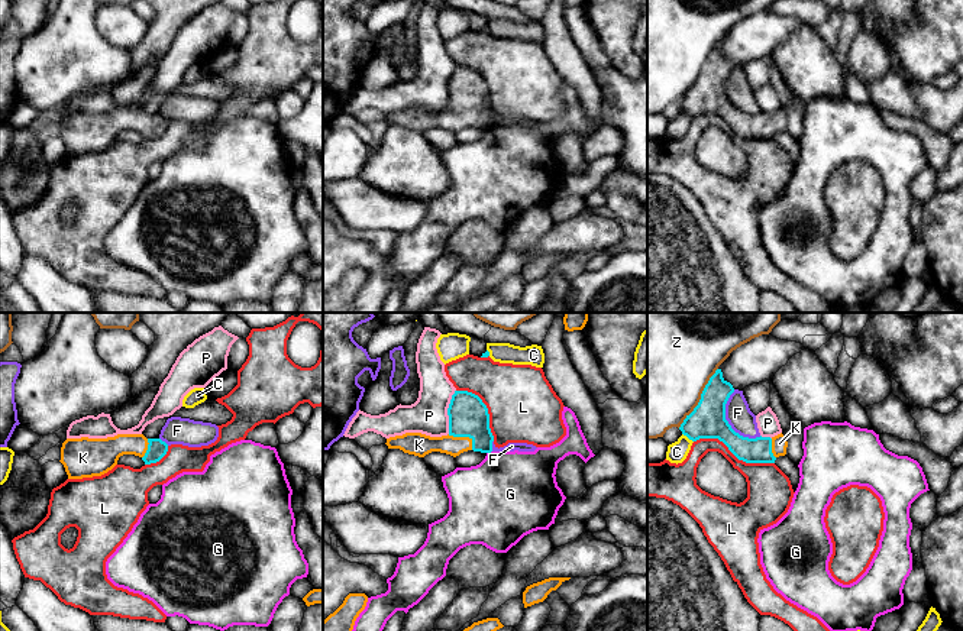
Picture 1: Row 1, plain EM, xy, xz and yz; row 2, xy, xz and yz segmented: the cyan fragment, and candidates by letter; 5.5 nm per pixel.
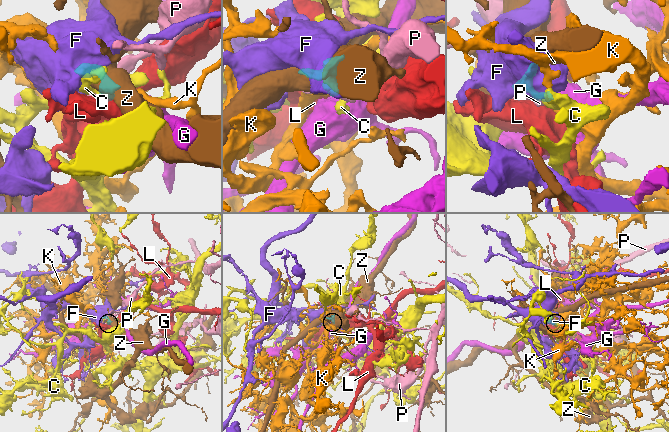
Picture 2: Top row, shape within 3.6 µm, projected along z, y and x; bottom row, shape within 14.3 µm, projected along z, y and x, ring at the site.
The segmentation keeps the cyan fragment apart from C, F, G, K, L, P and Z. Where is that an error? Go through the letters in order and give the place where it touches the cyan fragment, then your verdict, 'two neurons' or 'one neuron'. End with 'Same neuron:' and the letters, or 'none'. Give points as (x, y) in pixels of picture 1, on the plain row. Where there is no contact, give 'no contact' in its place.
C: yz (688, 113) | two neurons
F: yz (727, 99) | two neurons
G: xz (488, 128) | two neurons
K: xz (464, 112) | one neuron
L: yz (734, 130) | two neurons
P: xz (448, 87) | two neurons
Z: yz (701, 74) | two neurons
Same neuron: K

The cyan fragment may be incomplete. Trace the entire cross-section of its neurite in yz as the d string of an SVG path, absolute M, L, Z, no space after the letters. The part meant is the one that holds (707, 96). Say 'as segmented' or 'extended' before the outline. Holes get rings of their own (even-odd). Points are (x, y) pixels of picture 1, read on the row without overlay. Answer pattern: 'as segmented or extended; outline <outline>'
extended; outline M717 45L705 61L698 81L686 91L679 106L692 117L718 114L746 139L775 139L779 132L786 130L785 111L781 109L772 114L749 114L736 109L726 96L726 80L733 68L733 61L723 54L721 45Z

